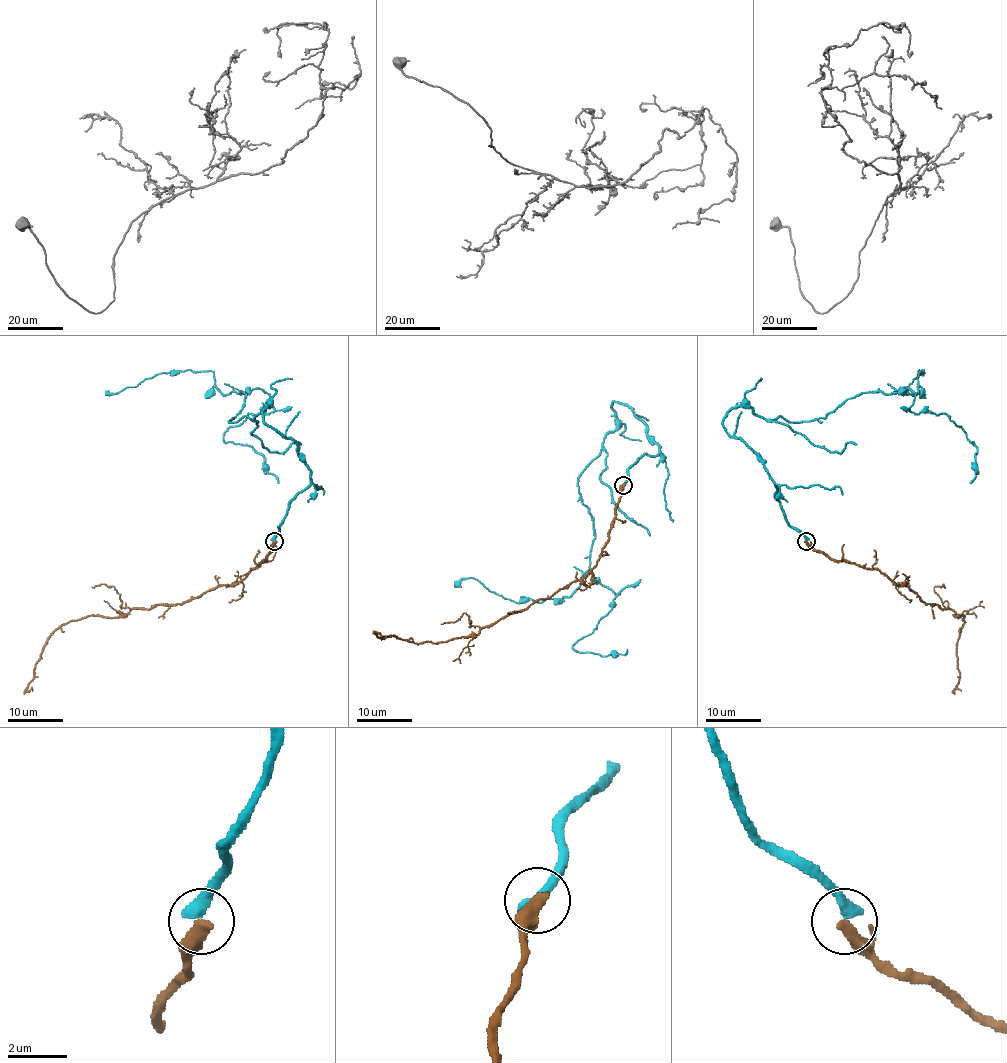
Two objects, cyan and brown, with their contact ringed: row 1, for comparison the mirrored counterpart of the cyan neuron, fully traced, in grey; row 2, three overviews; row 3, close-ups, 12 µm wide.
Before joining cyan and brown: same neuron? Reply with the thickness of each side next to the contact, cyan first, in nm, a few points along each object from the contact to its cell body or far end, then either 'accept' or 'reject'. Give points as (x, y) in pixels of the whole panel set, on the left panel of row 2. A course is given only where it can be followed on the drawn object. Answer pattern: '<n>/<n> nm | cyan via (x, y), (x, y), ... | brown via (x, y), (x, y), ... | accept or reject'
480/440 nm | cyan via (275, 540), (309, 468), (268, 406), (229, 421), (243, 392), (263, 389), (273, 410), (223, 439), (279, 482) | brown via (275, 541), (266, 560), (237, 583), (220, 584), (180, 604), (63, 623), (43, 648), (28, 690), (32, 691) | reject

